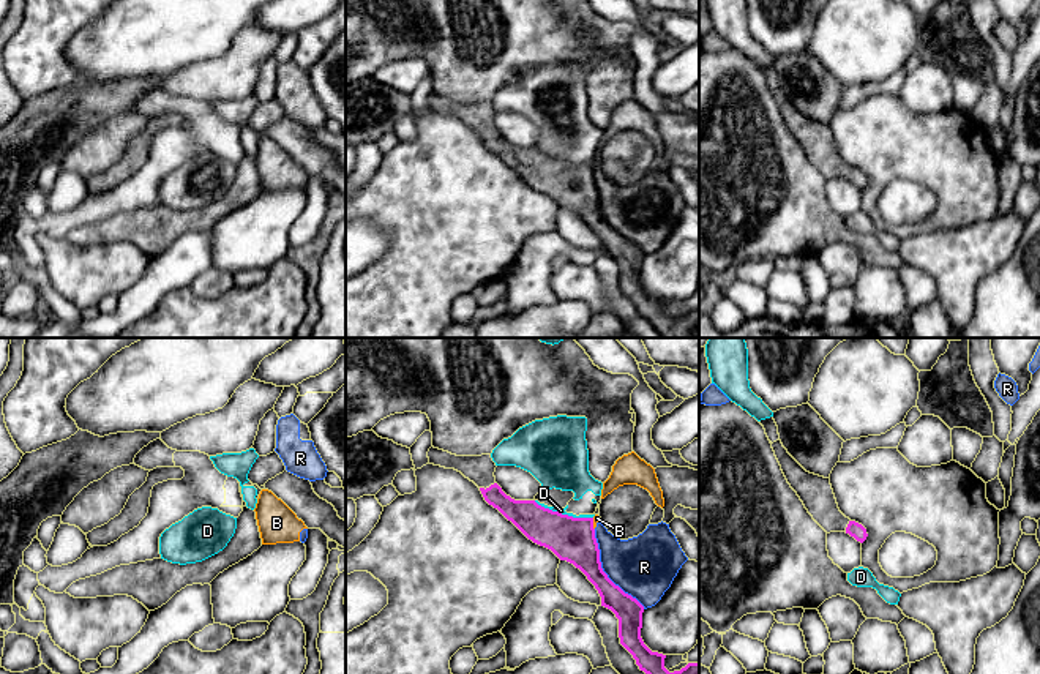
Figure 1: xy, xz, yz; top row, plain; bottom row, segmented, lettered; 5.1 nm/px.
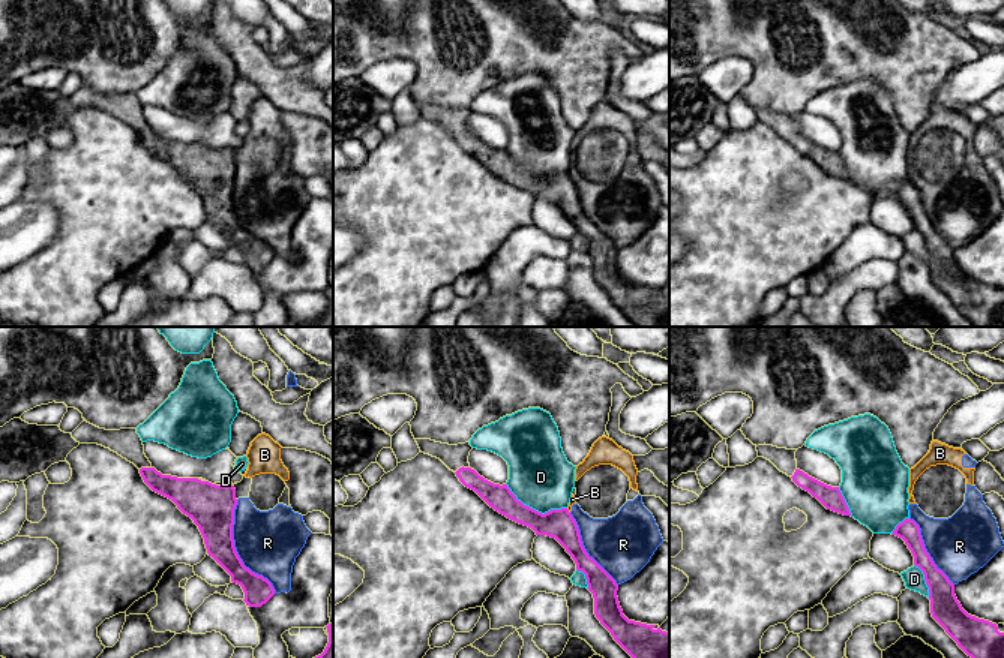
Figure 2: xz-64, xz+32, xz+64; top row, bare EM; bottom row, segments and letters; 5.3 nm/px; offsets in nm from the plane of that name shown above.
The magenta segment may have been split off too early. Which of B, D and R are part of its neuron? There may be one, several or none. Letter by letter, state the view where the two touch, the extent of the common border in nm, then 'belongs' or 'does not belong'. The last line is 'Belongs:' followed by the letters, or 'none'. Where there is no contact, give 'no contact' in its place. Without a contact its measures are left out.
B: contact in xz; length 60 nm; does not belong
D: contact in xz; length 320 nm; does not belong
R: contact in xz; length 480 nm; does not belong
Belongs: none

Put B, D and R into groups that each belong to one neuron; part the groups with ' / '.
B R / D

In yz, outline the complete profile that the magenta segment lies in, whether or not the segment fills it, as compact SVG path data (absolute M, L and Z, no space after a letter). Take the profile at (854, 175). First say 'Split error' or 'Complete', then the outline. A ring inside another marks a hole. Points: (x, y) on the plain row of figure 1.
Split error. M773 63L759 68L769 87L775 103L781 112L781 117L803 148L808 159L813 166L827 178L846 178L854 183L857 188L863 189L868 183L866 175L846 164L836 150L830 125L824 125L814 120L806 118L783 93L778 81L778 73Z

